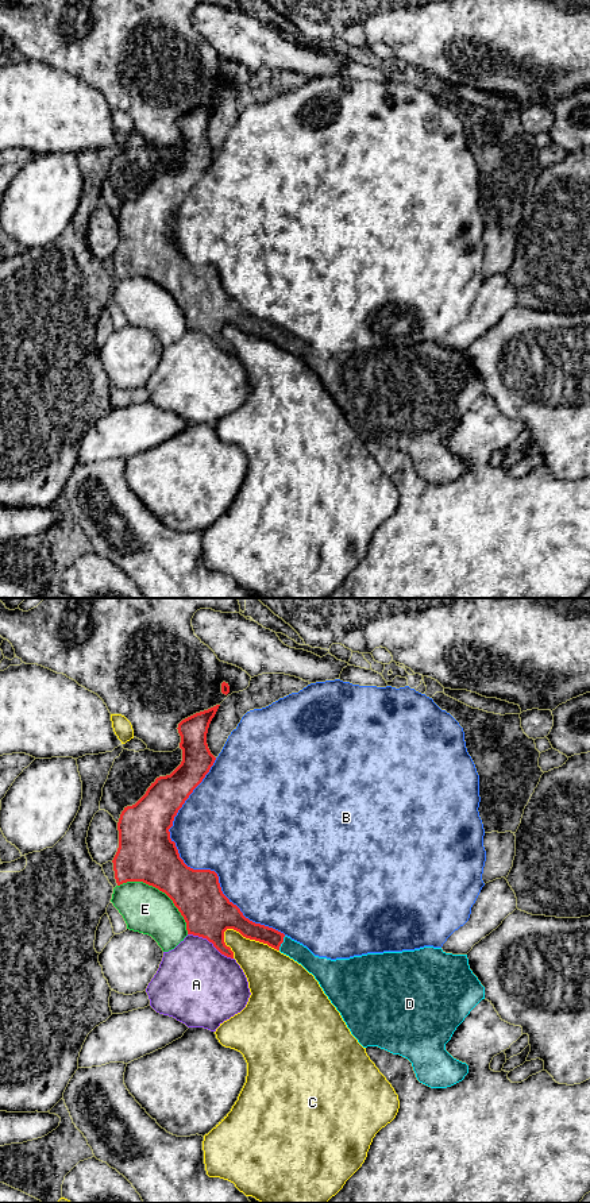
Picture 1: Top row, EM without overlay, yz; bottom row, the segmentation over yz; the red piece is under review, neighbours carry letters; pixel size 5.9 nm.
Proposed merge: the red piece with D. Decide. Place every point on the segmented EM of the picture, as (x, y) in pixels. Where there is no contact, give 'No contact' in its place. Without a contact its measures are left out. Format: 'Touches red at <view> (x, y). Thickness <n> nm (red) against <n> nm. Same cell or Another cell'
Touches red at yz (282, 941). Thickness 110 nm (red) against 120 nm. Same cell

